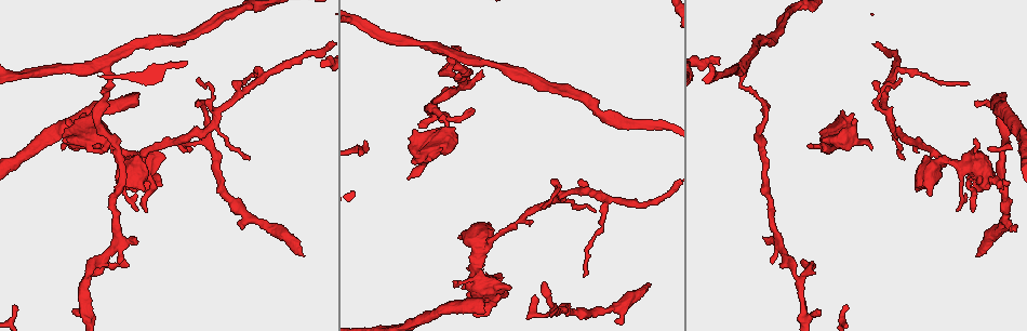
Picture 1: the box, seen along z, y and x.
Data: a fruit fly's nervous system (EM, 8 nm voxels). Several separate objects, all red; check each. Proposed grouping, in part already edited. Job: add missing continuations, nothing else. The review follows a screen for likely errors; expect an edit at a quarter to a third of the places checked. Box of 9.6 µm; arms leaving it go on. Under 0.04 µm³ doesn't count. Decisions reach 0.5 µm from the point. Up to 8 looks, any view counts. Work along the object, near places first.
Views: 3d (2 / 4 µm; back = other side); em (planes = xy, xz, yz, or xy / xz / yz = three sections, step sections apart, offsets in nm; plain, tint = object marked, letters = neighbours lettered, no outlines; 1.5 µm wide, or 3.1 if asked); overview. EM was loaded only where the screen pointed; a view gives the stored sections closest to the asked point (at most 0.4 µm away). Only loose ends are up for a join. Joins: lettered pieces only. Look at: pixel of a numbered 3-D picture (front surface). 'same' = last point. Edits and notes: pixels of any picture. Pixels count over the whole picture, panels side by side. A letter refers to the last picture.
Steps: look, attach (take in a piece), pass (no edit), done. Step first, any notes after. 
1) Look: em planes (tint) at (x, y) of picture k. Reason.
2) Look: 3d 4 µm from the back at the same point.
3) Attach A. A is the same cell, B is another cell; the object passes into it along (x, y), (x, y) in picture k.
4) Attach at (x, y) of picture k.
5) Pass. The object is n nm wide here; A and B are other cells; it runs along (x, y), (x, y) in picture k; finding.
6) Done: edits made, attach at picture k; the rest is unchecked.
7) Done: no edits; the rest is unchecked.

Look: em planes (plain) at (853, 114) of picture 1. Thick end.

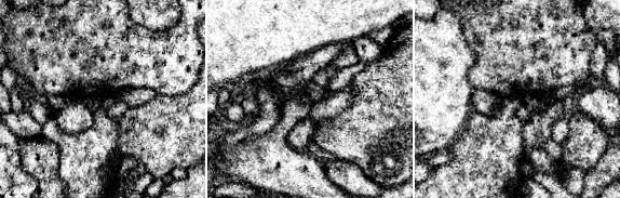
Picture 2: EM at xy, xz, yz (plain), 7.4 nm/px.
Look: em planes (letters) at the same point.

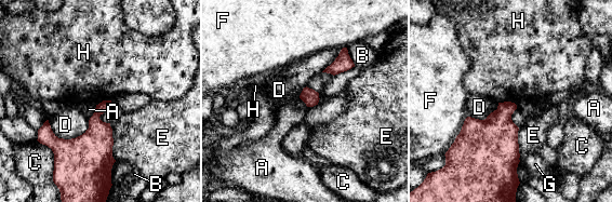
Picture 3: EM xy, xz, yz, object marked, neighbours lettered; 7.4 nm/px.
Pass. A, B, C, D, E, F, G and H are other cells; a border runs along (499, 102), (513, 102), (516, 105) in picture 3; none of them fits.

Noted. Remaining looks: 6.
Look: 3d 2 µm at (989, 149) of picture 1. Free end.

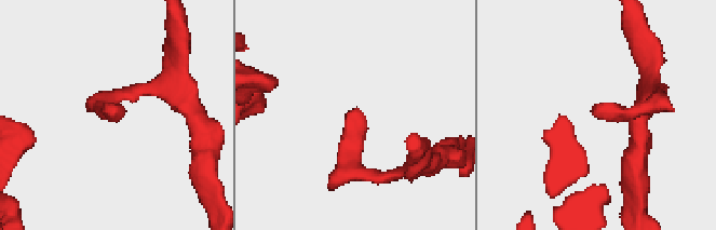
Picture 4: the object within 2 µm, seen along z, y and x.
Look: em planes (letters) at (595, 109) of picture 4. Shape alone is not enough.

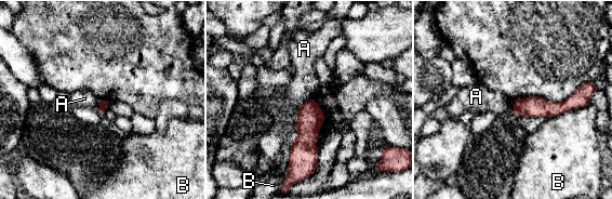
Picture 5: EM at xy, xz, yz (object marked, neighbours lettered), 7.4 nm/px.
Pass. A and B are other cells; it runs along (582, 98), (559, 108), (516, 109) in picture 5; no lettered piece goes on from it.

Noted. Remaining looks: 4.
Look: 3d 4 µm at (977, 255) of picture 1. An open end.

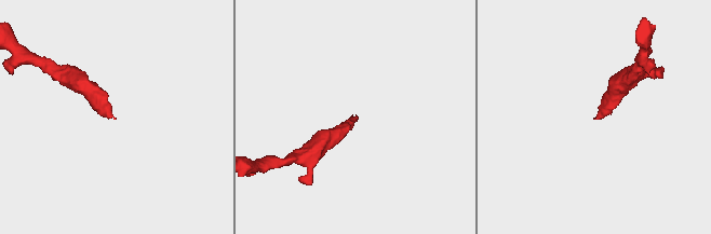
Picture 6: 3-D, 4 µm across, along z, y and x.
Look: em planes (letters) at (114, 117) of picture 6. Need the tissue.

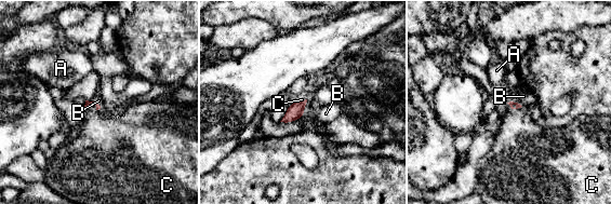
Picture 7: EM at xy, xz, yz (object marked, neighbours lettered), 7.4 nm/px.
Attach C. C is the same cell, A and B are other cells; the object passes into it along (88, 103), (93, 104), (101, 136) in picture 7; the neuron continues.

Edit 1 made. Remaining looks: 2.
Done: edits made, attach at picture 7; the rest is unchecked.

